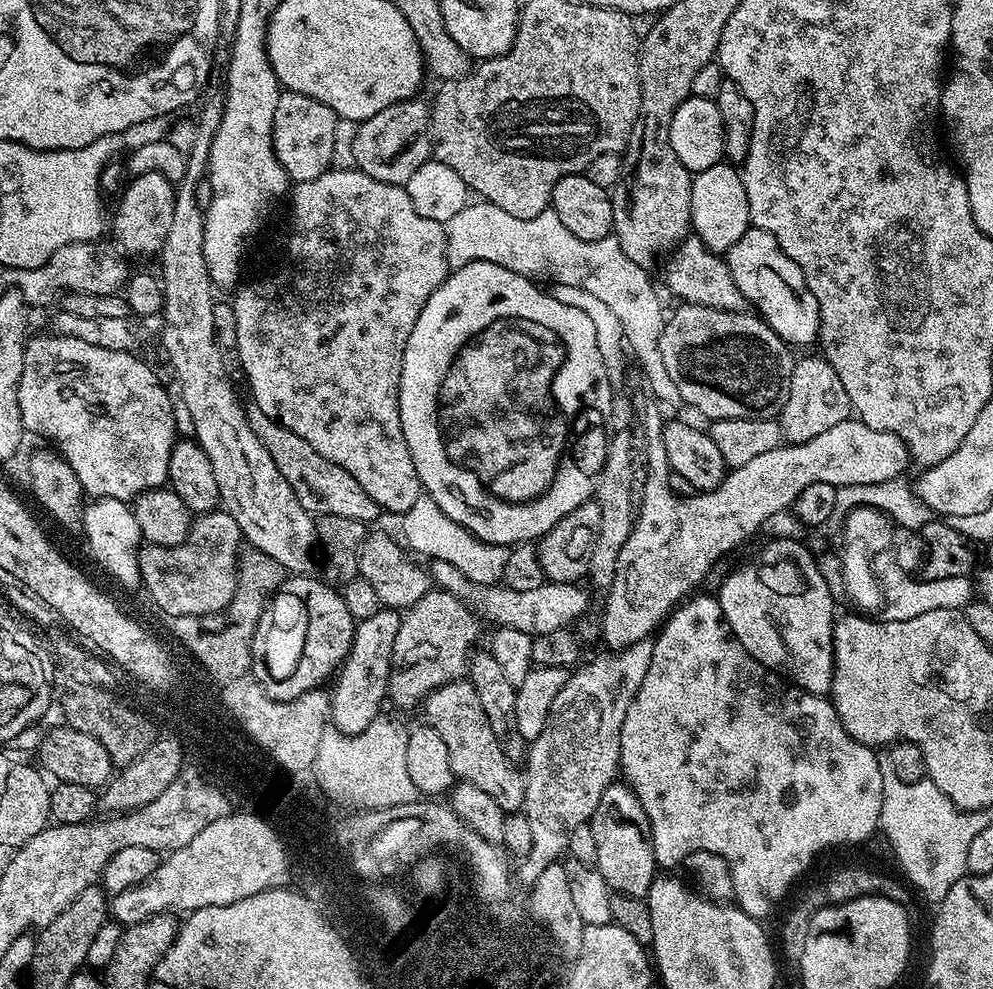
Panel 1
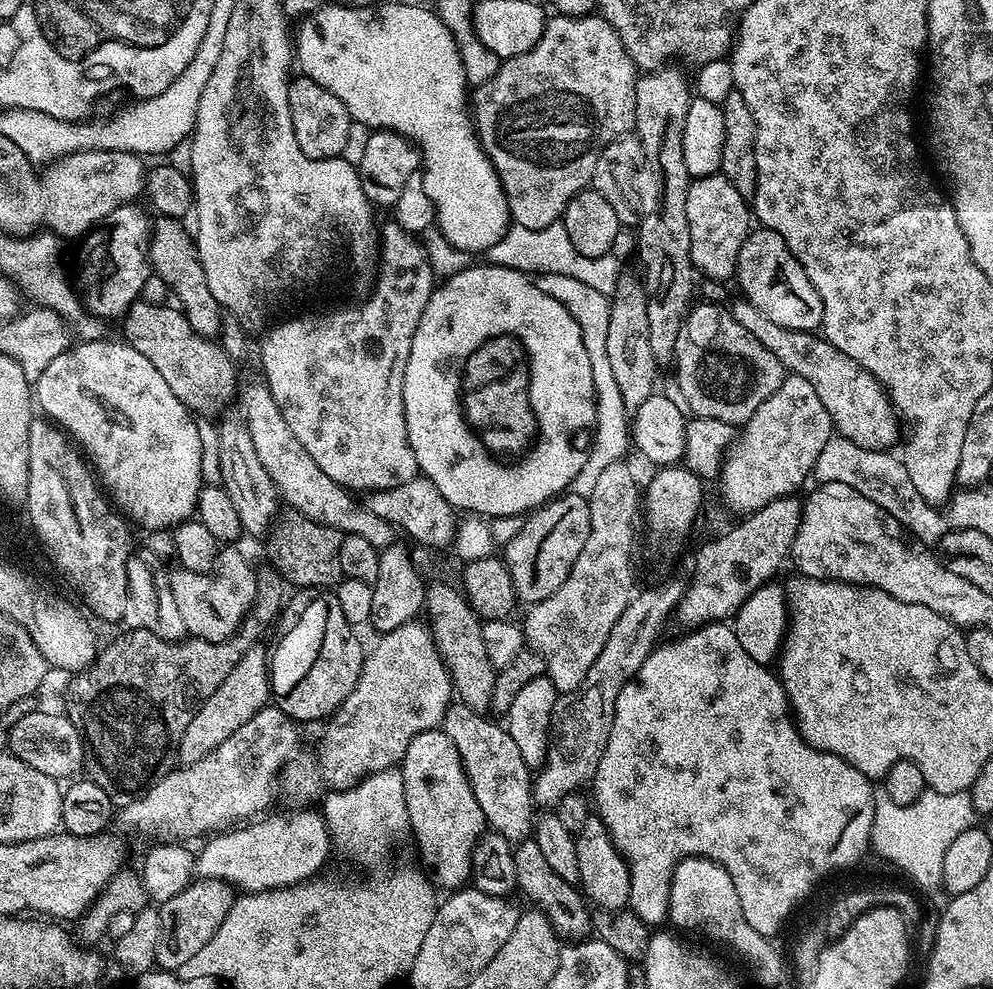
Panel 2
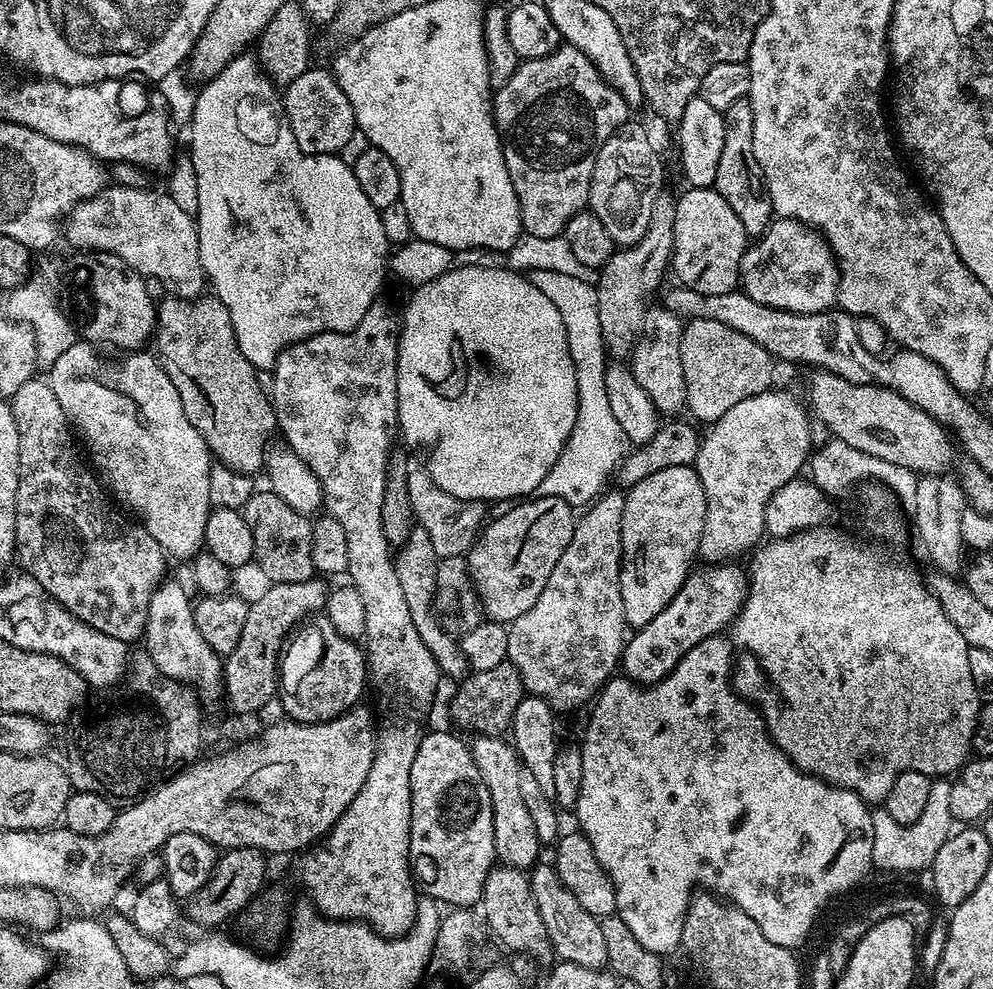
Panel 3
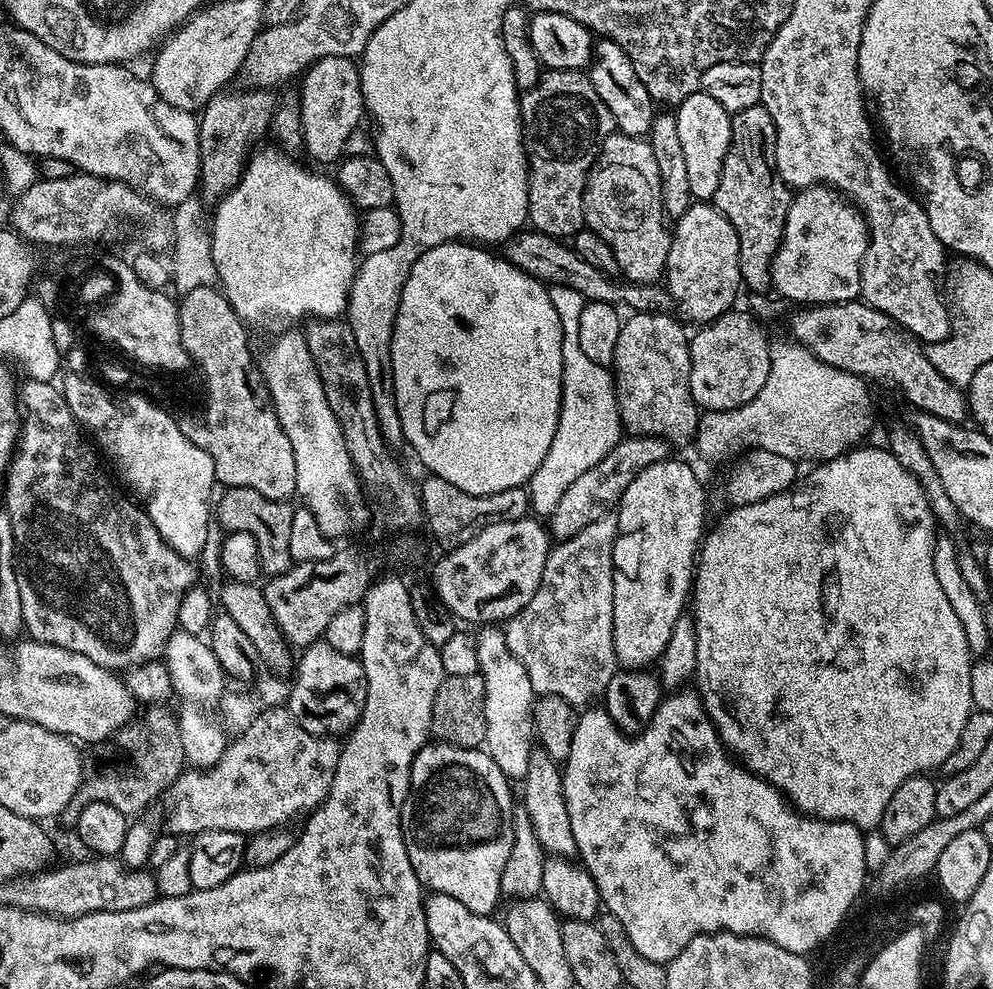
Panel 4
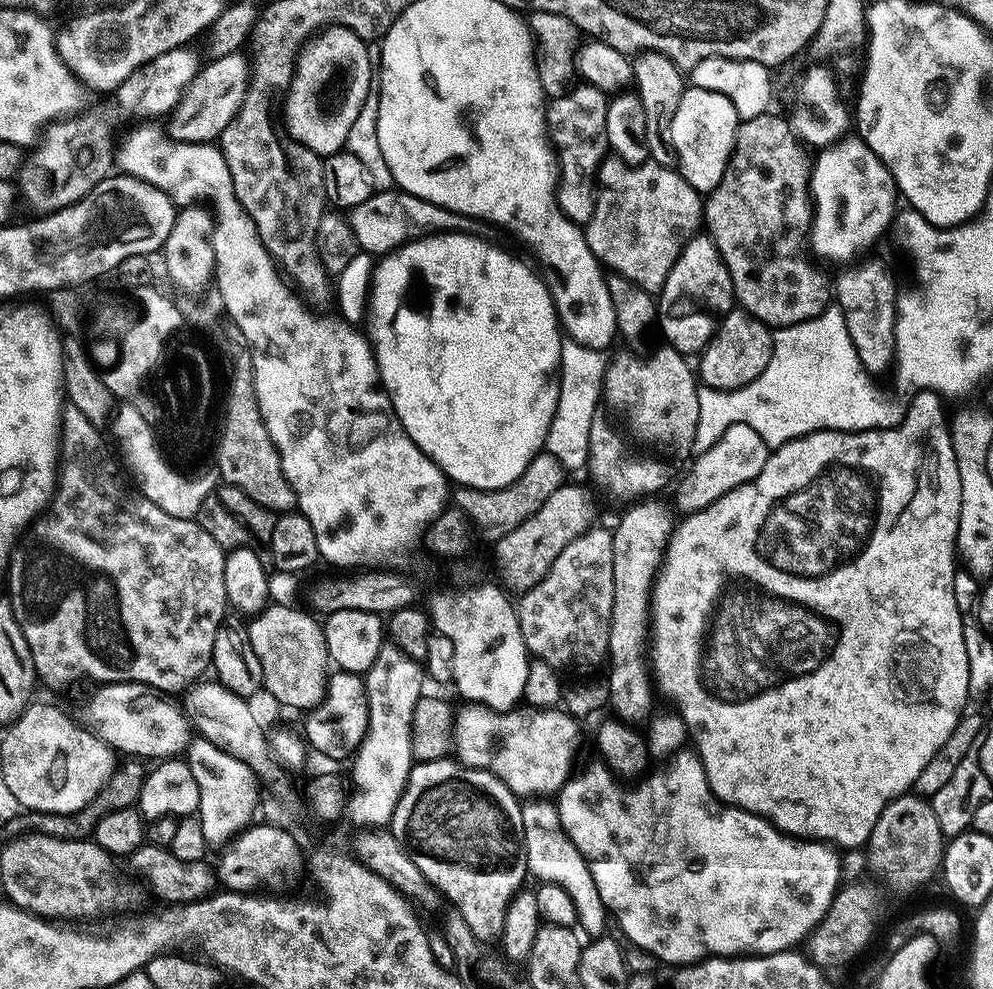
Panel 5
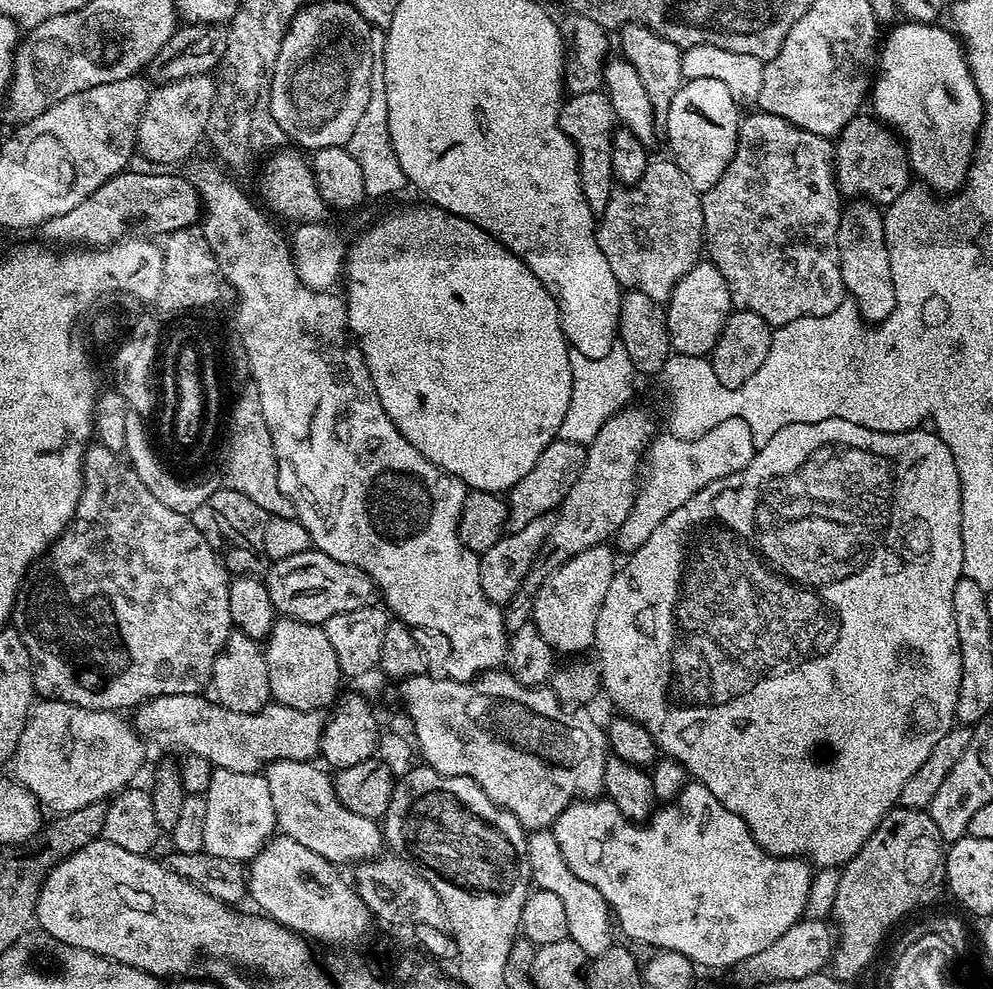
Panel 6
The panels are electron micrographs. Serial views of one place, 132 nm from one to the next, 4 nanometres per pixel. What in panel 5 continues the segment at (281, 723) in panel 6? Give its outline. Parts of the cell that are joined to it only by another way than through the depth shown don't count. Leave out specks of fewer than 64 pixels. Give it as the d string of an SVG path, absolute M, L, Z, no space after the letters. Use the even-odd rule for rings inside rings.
M101 684L95 689L97 692L93 694L88 700L88 705L84 708L84 720L83 723L95 734L95 736L102 742L106 742L109 748L115 750L117 753L123 754L128 758L145 758L144 756L153 756L153 761L159 762L165 758L176 758L181 755L187 749L190 739L190 725L188 723L188 717L184 715L181 707L171 704L167 695L161 694L157 689L149 688L146 684Z

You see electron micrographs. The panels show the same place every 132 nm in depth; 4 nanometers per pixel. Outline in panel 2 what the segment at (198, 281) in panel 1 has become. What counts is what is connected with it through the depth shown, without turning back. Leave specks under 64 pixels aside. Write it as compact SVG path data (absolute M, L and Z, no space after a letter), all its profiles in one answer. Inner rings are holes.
M233 414L229 420L222 421L216 432L216 464L220 467L219 483L226 494L230 494L238 510L238 518L242 518L244 532L263 537L277 519L278 493L270 474L266 474L266 466L262 466L262 461L254 450L254 442L250 442L248 428L239 415Z

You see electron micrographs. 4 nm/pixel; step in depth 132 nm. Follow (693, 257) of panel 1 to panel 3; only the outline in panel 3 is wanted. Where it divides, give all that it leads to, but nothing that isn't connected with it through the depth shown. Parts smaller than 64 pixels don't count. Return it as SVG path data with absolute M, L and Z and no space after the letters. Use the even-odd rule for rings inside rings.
M821 370L811 374L808 392L812 406L835 439L874 458L909 468L915 474L944 474L949 471L953 441L944 425L930 418L930 414L906 402L906 398L891 388L881 388L878 384L855 384Z

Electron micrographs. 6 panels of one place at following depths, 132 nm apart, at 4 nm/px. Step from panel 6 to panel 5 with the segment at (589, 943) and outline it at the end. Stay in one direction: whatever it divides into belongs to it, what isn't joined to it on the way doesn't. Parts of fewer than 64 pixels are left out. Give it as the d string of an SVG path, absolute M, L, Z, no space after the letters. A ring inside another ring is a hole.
M528 798L521 803L520 809L524 831L524 853L529 873L533 877L536 875L537 881L562 886L562 890L570 894L574 901L579 931L585 937L595 938L605 935L610 913L602 902L602 894L598 894L598 886L594 882L594 874L590 874L586 858L582 858L582 854L578 854L578 846L570 842L555 803L548 798Z

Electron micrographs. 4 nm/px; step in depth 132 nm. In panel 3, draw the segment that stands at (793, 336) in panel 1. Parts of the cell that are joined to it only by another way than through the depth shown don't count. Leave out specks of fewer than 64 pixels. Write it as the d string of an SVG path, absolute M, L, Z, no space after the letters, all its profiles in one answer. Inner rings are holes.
M776 218L753 244L740 259L739 283L754 302L787 312L829 311L828 303L838 296L840 272L831 248L811 227L798 220ZM808 288L816 300L808 300Z

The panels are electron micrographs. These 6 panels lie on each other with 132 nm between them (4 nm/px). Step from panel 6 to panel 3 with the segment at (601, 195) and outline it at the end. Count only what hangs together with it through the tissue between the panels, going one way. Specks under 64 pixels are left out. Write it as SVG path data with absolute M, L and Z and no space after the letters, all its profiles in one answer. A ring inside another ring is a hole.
M561 46L555 52L551 52L549 56L543 56L537 60L523 61L517 67L514 75L506 83L499 85L497 92L500 93L495 93L494 96L494 119L497 132L503 136L504 161L508 167L510 182L514 186L518 198L520 227L527 235L534 238L554 238L563 233L566 222L570 222L570 218L574 218L574 214L585 211L588 203L588 191L590 190L590 178L592 177L598 150L602 146L602 142L606 142L606 138L610 138L626 123L629 119L630 109L627 102L601 78L600 71L592 65L590 58L586 58L586 54L582 54L574 46Z

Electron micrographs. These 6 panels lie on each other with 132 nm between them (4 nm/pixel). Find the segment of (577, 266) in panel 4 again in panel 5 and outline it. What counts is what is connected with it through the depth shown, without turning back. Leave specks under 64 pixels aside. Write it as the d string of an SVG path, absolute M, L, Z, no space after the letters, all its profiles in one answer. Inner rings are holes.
M395 186L373 191L372 196L366 198L366 202L358 202L358 206L350 209L350 219L360 251L371 253L376 258L395 252L409 240L420 240L423 236L433 236L436 232L470 234L483 240L492 240L498 232L495 224L458 214L454 210L446 210L442 206L434 206L434 202L426 202L414 194L400 191Z

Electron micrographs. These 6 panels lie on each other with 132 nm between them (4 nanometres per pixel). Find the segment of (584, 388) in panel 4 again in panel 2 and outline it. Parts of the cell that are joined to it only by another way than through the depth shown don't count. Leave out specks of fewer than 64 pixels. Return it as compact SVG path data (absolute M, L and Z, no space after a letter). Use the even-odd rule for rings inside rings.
M539 274L535 277L538 290L542 294L550 294L554 302L562 302L566 310L578 322L578 330L582 330L582 346L586 346L586 354L590 354L590 366L594 370L594 390L596 391L596 427L592 438L592 447L582 466L580 475L572 481L571 491L580 496L588 496L594 490L594 482L598 482L598 474L606 470L606 466L614 466L625 459L628 448L630 452L630 411L622 402L618 381L610 367L610 358L606 356L606 334L610 326L609 297L602 290L594 290L594 286L586 286L579 278L570 278L566 274Z

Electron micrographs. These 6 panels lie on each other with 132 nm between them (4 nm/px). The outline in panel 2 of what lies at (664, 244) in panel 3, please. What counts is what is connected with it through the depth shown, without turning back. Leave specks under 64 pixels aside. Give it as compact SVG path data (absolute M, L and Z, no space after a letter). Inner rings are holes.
M623 281L617 291L611 293L610 326L606 334L606 356L610 358L610 367L614 379L618 381L622 402L630 412L646 402L646 398L654 394L656 371L658 365L650 350L649 327L647 325L644 297L635 286Z

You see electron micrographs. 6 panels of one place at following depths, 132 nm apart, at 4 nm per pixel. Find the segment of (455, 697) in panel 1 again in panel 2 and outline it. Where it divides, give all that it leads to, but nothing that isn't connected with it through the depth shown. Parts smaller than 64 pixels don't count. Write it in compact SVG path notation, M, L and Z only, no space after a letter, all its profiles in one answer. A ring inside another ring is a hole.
M452 702L444 715L442 730L450 742L454 742L454 750L458 750L458 758L474 790L474 798L478 798L478 806L482 806L485 825L502 834L502 838L519 842L529 839L534 832L534 772L522 758L514 738L510 738L507 727L500 725L499 728L488 718L470 706Z

